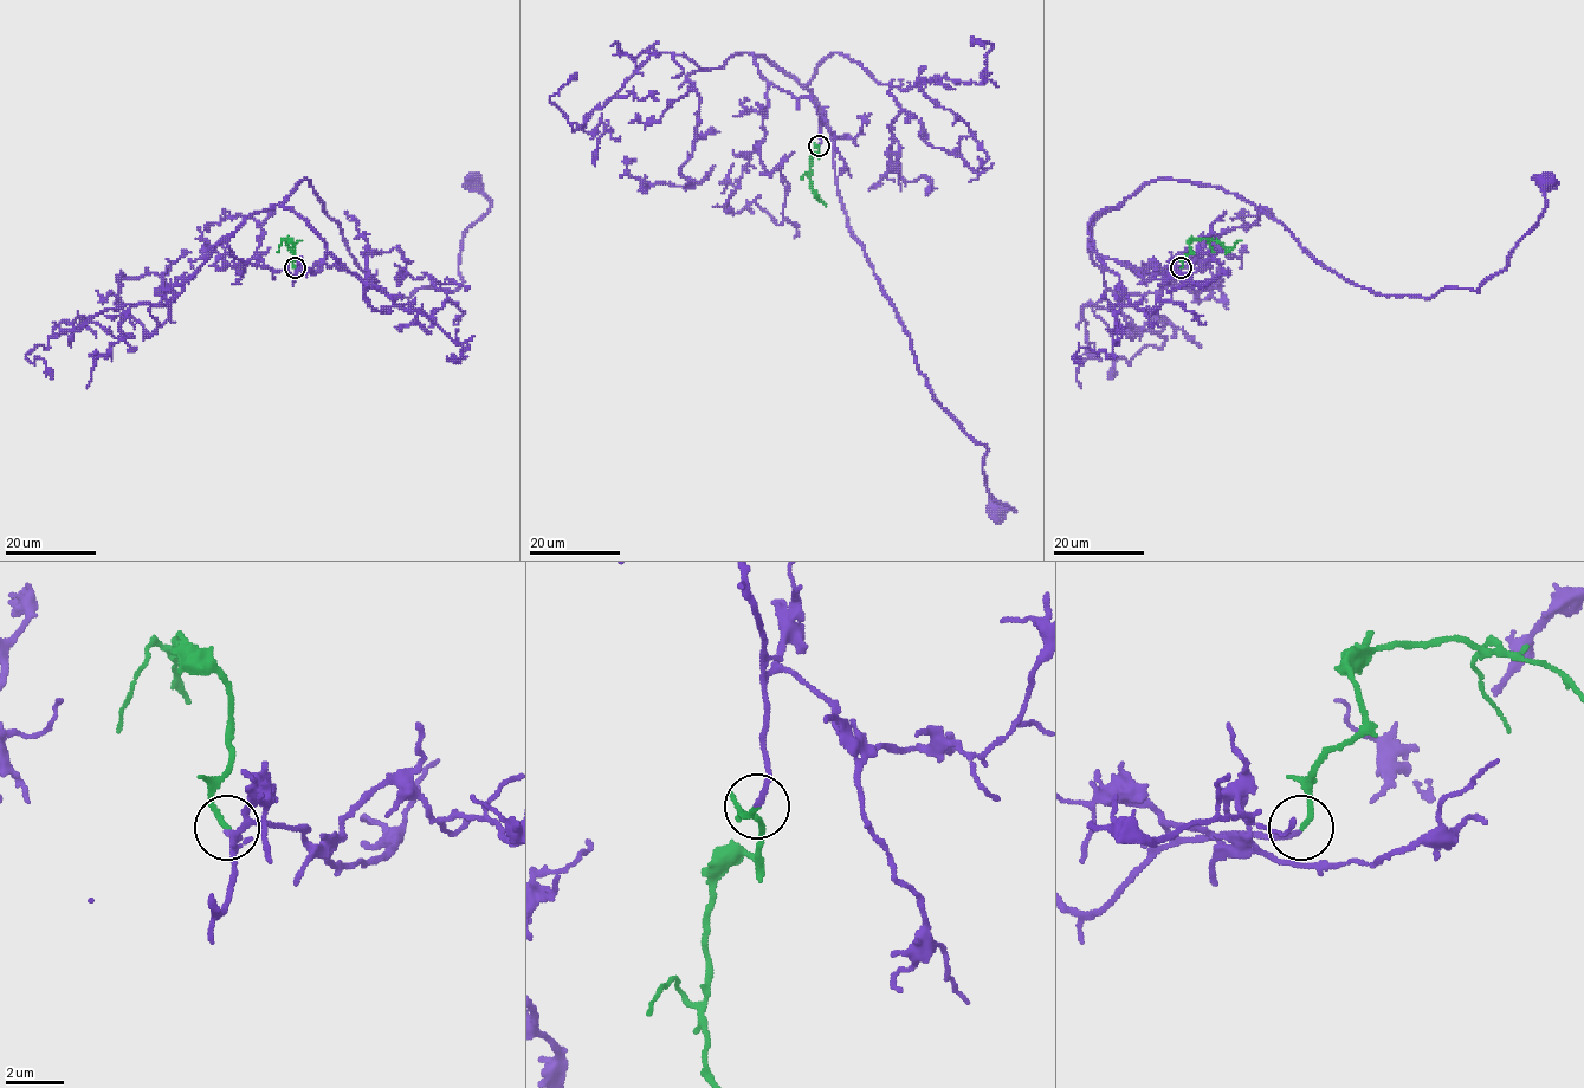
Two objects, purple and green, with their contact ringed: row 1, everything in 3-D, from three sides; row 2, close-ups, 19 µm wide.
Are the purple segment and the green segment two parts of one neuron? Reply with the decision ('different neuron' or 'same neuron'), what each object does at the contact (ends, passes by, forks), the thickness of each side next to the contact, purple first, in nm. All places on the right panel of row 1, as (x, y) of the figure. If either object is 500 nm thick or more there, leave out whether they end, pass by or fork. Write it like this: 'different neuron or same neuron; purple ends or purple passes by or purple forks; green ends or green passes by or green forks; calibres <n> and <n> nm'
same neuron; purple ends; green ends; calibres 160 and 170 nm

